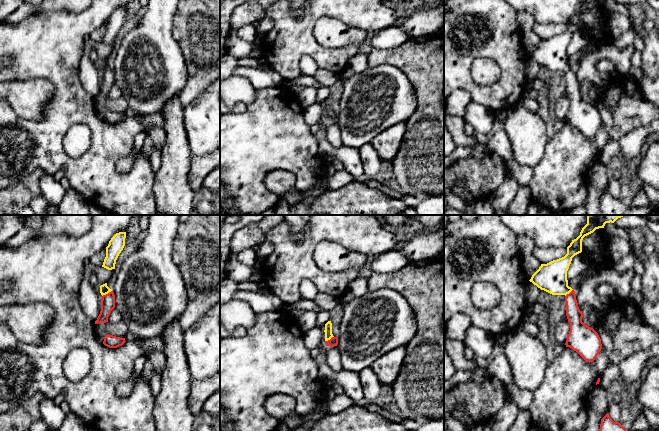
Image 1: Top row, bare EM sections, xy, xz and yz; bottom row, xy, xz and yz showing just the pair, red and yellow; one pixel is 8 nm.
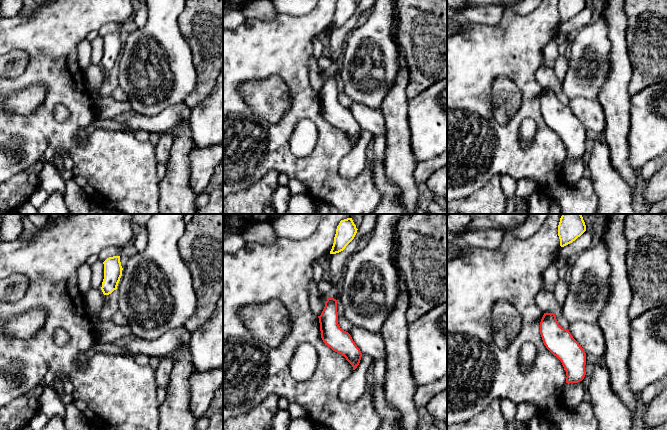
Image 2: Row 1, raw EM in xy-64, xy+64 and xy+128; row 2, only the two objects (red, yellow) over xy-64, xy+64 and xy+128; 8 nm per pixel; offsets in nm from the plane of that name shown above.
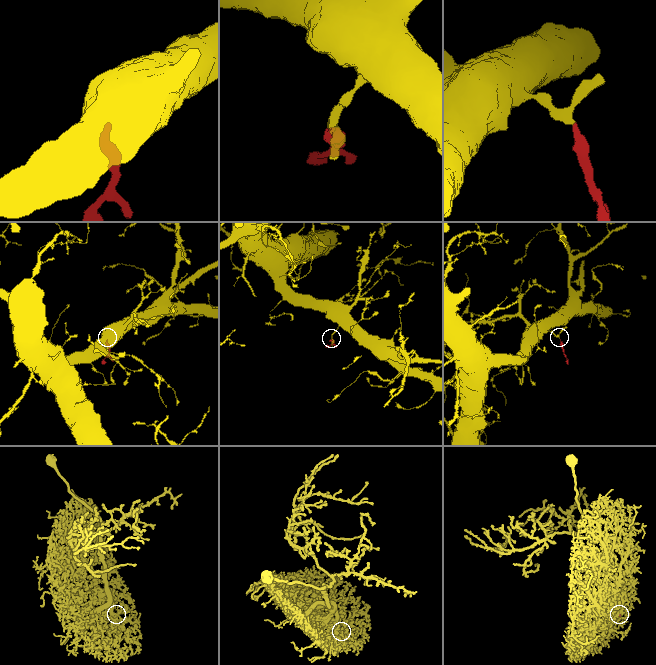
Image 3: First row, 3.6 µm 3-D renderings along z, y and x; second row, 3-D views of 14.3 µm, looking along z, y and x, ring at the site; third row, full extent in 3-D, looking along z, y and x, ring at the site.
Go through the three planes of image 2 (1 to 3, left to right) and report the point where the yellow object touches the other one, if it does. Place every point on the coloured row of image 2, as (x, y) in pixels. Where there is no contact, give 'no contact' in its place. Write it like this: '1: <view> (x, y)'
1: no contact
2: no contact
3: no contact

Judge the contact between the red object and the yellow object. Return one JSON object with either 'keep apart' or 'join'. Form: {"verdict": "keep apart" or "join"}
{"verdict": "join"}

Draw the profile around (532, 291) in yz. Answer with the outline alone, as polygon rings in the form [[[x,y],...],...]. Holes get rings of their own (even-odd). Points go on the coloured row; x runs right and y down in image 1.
[[[528,281],[525,287],[525,301],[526,305],[534,305],[536,302],[540,288],[534,285],[532,282]]]

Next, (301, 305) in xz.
[[[303,298],[294,303],[285,303],[282,310],[290,313],[293,316],[298,311],[313,310],[317,313],[323,311],[313,300],[306,300]]]

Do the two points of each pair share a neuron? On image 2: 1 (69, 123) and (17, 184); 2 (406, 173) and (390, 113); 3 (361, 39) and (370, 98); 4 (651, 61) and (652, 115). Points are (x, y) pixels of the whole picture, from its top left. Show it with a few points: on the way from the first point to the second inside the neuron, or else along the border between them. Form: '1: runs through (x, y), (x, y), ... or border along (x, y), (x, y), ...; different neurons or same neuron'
1: border along (31, 166), (22, 169), (10, 178); different neurons
2: runs through (399, 158), (397, 128); same neuron
3: runs through (363, 54), (368, 62), (369, 83); same neuron
4: border along (656, 82), (631, 95); different neurons

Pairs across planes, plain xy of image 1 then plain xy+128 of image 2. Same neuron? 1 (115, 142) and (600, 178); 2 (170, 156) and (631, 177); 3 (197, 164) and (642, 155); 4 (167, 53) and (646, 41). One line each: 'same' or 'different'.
1: different
2: same
3: different
4: different

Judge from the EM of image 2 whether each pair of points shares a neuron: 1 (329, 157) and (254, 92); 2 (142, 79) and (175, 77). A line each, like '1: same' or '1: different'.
1: different
2: same

